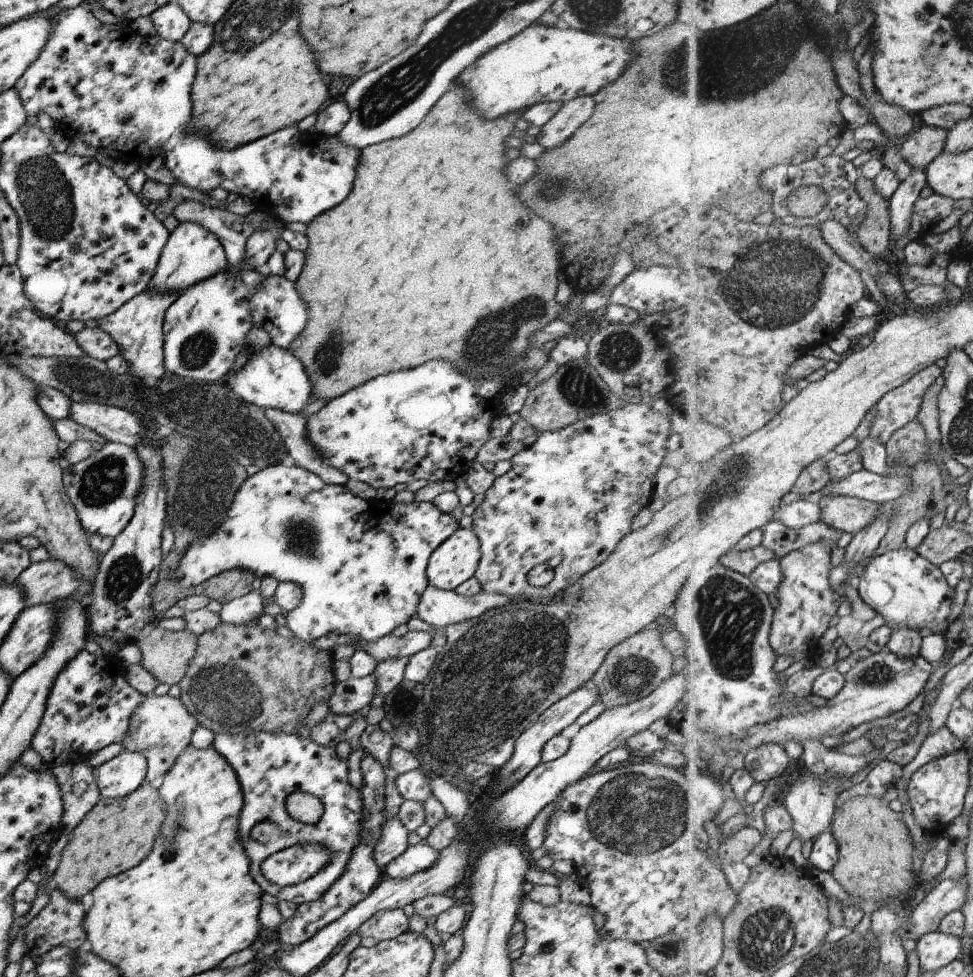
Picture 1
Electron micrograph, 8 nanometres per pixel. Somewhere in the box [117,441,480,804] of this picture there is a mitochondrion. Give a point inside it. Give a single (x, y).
(228, 696)

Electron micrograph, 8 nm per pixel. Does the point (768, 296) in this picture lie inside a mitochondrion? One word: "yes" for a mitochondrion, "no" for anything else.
yes

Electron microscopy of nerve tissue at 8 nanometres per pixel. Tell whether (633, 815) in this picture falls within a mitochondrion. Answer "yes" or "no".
yes

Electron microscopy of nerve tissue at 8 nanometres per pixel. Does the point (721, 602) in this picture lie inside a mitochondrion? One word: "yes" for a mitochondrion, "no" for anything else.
yes

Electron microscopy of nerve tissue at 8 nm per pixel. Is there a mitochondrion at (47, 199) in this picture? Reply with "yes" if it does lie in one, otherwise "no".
yes

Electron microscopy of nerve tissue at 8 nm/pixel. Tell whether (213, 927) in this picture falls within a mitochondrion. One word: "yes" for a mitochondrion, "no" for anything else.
no

